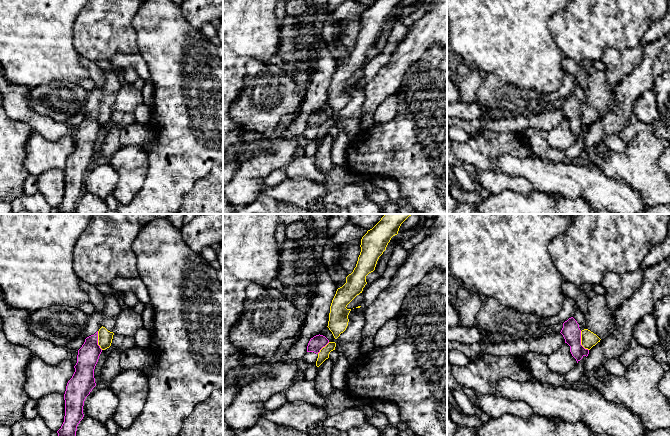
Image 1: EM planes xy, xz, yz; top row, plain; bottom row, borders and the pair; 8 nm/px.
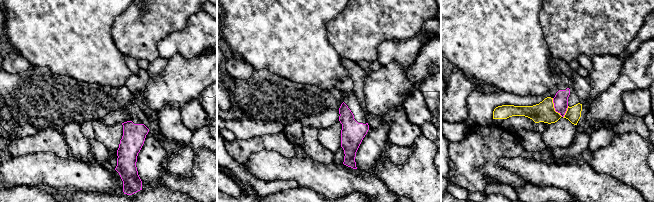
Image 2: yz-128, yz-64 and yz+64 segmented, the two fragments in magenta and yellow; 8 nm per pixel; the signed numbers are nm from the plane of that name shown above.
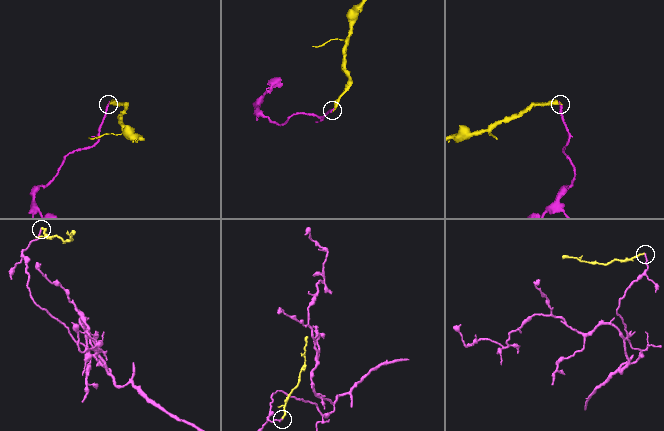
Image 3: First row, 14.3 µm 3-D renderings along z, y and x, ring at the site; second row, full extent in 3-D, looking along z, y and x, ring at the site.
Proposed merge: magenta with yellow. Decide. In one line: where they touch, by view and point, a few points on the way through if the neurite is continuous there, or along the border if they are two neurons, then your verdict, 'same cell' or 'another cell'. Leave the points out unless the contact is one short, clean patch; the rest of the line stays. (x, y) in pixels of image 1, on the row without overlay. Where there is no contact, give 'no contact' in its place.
meets magenta in yz at (580, 117); border along yz (580, 107), (580, 119), (588, 126); another cell

